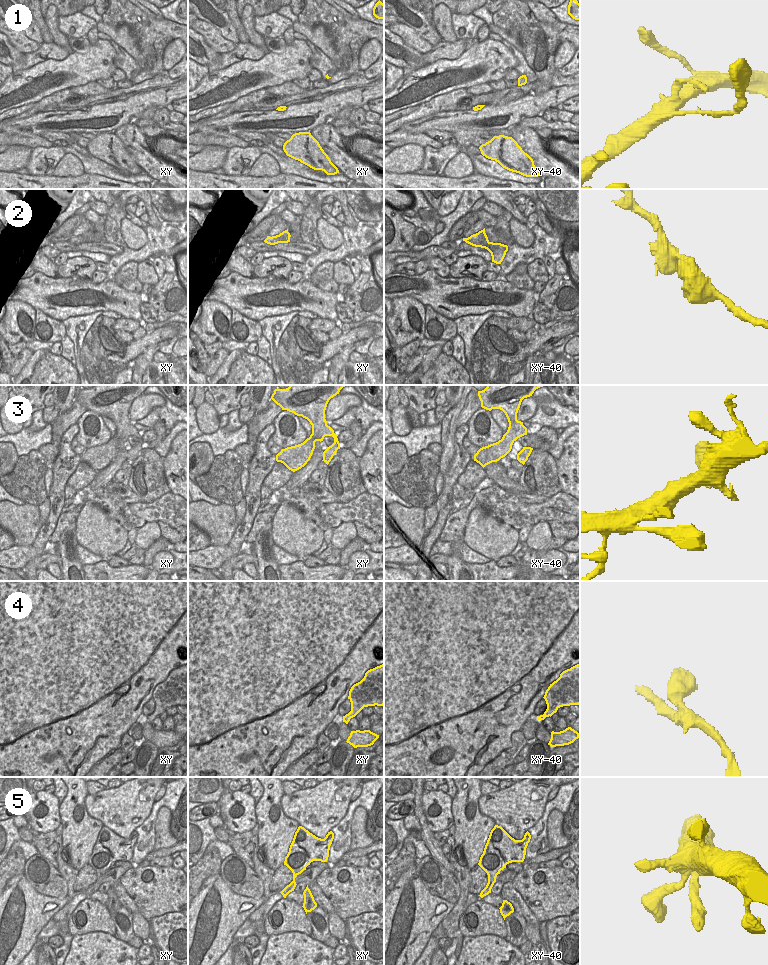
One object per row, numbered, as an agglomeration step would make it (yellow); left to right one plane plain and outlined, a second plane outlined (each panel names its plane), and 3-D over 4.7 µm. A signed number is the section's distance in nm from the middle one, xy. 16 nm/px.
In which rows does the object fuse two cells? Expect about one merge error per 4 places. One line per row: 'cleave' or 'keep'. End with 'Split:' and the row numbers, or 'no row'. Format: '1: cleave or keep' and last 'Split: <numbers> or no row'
1: keep
2: keep
3: keep
4: keep
5: keep
Split: no row

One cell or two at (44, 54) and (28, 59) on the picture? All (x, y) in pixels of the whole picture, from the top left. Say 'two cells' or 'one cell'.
one cell

